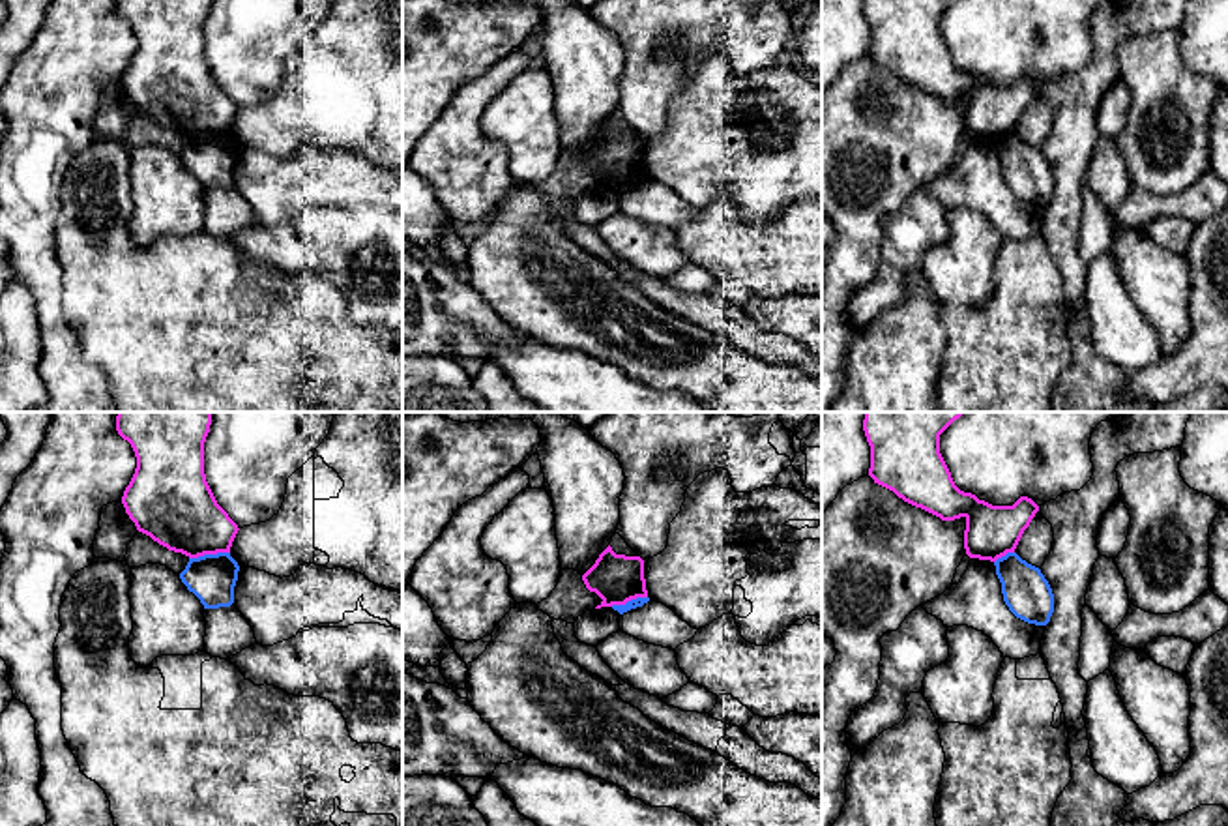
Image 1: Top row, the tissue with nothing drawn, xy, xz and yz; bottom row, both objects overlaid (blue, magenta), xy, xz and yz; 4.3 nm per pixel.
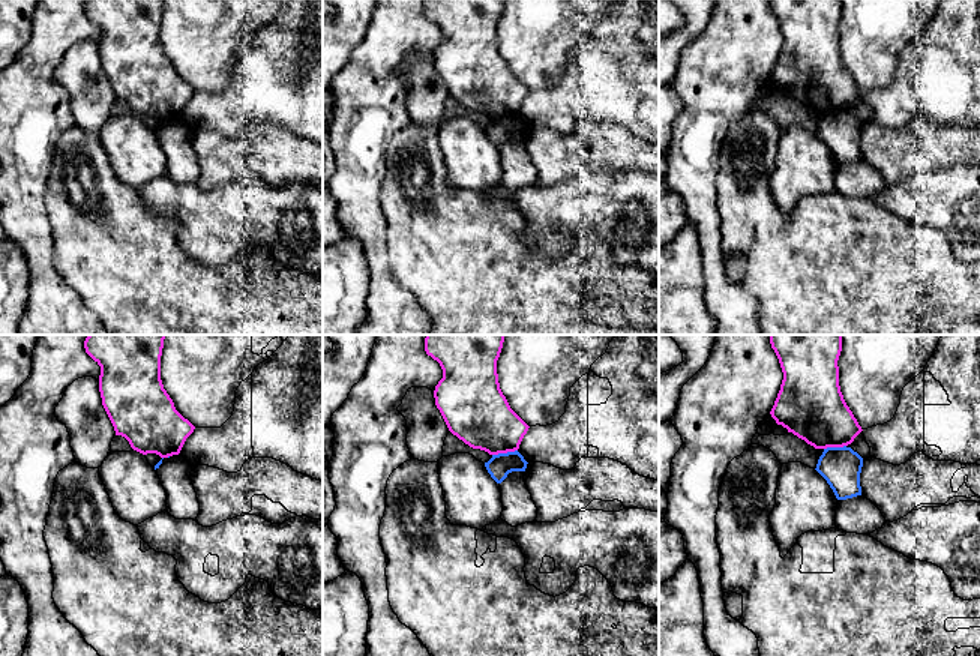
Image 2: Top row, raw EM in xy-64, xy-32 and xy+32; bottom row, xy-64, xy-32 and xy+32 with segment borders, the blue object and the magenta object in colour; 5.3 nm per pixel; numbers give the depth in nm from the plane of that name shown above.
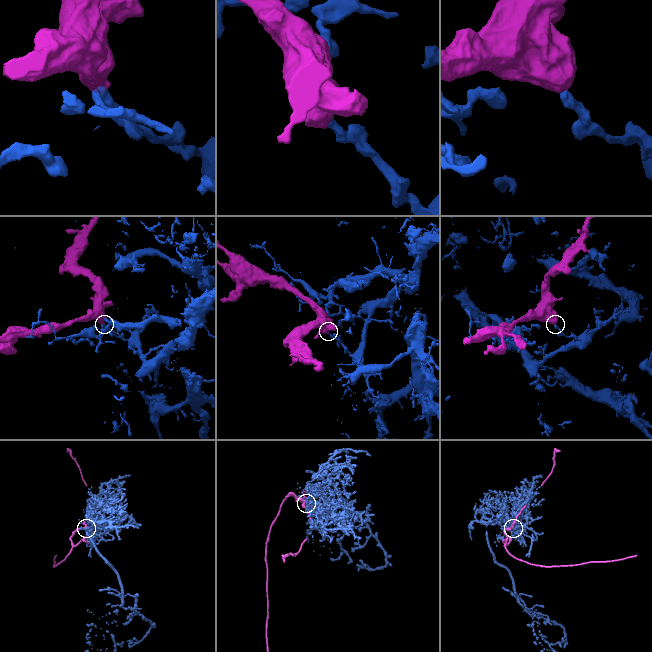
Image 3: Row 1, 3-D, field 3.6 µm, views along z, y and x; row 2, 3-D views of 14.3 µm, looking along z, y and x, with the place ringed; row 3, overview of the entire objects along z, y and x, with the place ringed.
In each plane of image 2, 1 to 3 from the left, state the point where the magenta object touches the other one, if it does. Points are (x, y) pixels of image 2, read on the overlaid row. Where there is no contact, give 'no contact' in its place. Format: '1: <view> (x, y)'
1: no contact
2: xy-32 (505, 454)
3: xy+32 (835, 448)

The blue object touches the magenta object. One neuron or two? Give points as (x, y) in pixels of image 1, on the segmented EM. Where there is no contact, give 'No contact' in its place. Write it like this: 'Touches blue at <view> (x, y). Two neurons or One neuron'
Touches blue at xy (208, 555). Two neurons

